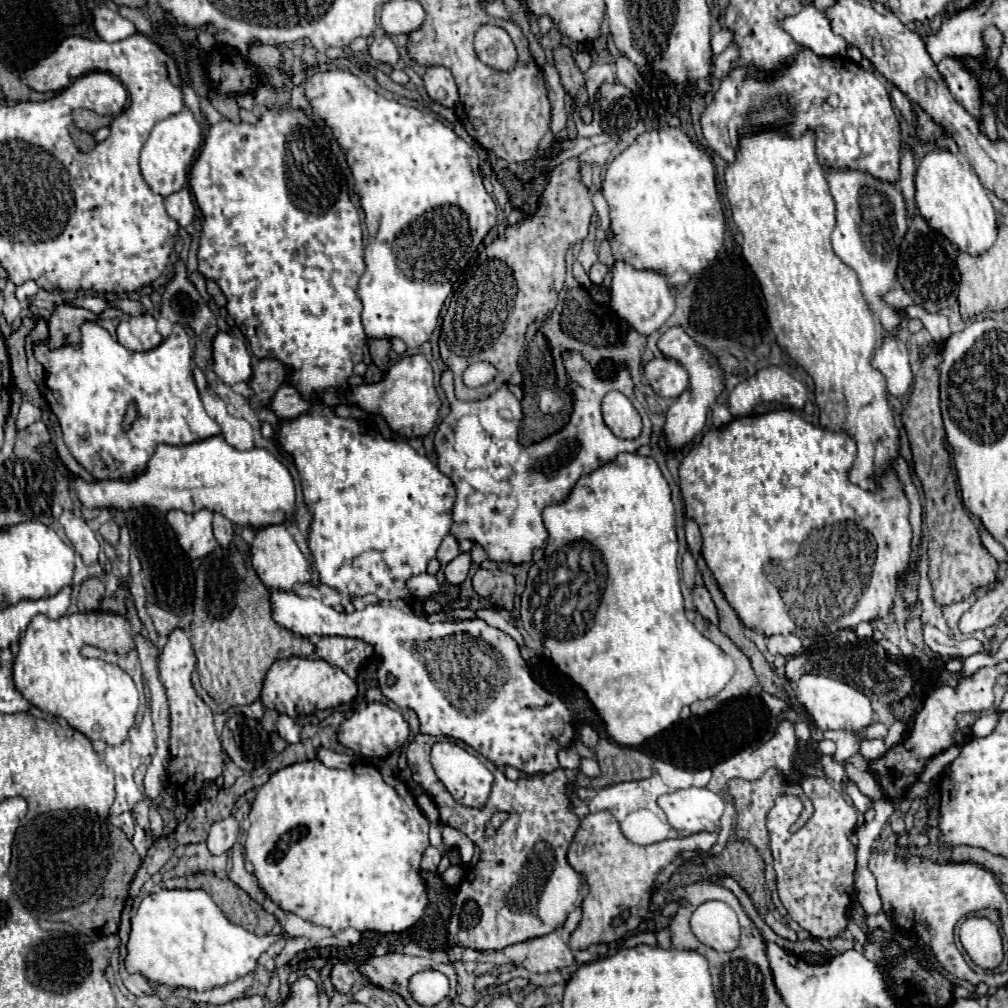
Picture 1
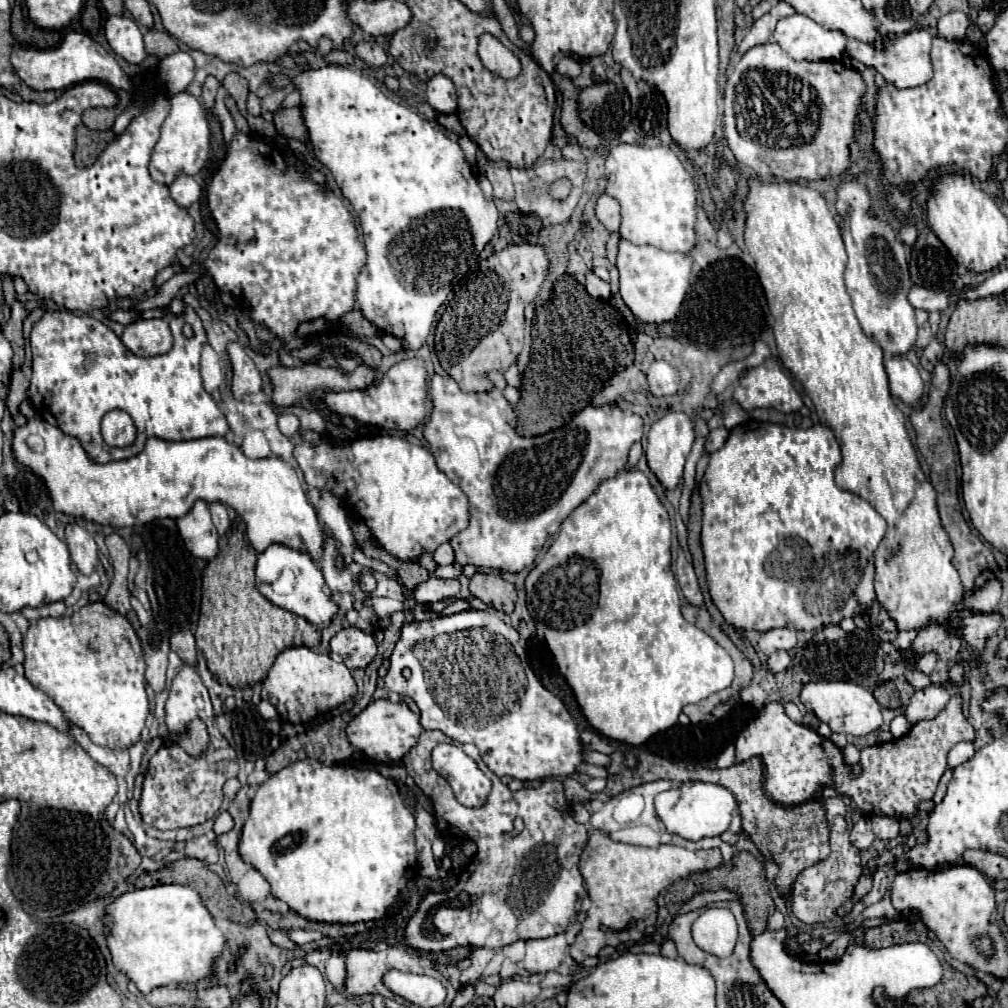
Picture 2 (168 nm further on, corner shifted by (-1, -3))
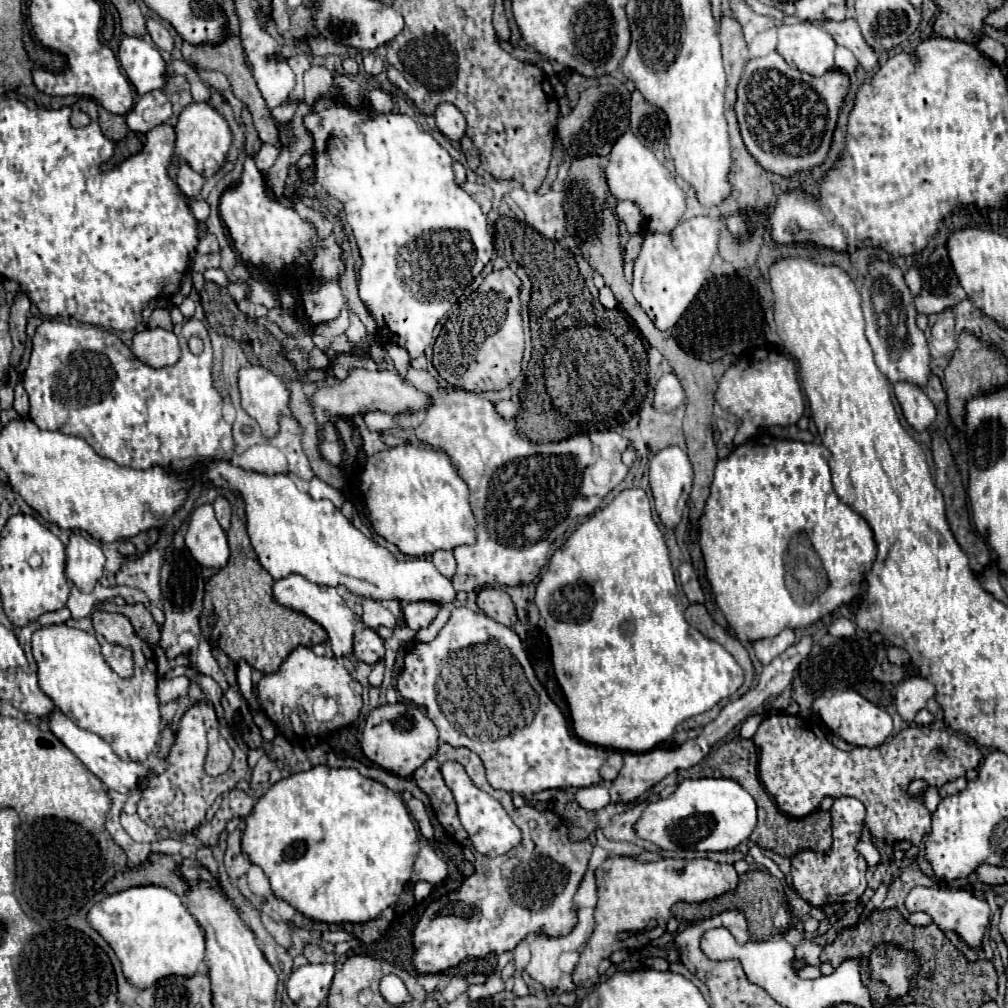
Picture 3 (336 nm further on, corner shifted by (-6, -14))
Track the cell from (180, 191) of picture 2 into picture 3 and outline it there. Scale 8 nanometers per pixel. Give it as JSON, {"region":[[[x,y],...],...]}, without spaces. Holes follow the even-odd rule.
{"region":[[[182,164],[178,170],[178,176],[176,176],[176,184],[186,198],[196,198],[202,190],[204,178],[200,174],[196,174],[194,170],[190,170],[186,164]]]}

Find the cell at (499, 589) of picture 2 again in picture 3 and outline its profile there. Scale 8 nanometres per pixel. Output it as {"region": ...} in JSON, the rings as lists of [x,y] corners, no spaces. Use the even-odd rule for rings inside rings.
{"region":[[[482,588],[478,592],[478,608],[490,616],[492,620],[504,624],[504,626],[514,626],[518,622],[516,618],[516,608],[512,598],[498,588]]]}

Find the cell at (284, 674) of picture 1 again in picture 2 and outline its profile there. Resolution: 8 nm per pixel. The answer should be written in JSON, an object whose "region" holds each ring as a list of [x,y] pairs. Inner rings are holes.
{"region":[[[289,647],[277,655],[269,675],[263,681],[261,697],[267,699],[285,723],[303,723],[313,719],[319,711],[329,711],[357,695],[357,683],[339,659],[327,653],[315,653],[309,647]]]}

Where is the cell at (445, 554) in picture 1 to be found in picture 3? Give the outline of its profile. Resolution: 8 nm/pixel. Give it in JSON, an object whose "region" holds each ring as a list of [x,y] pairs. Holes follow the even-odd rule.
{"region":[[[438,550],[438,552],[432,554],[432,562],[438,568],[438,572],[444,574],[446,578],[452,578],[454,576],[454,572],[456,572],[456,560],[454,560],[454,554],[452,552]]]}

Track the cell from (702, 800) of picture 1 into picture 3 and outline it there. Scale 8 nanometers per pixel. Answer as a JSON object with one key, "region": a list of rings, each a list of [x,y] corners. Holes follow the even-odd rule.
{"region":[[[700,778],[684,780],[670,798],[648,804],[636,824],[636,832],[662,850],[722,852],[734,850],[740,842],[748,840],[754,826],[756,802],[738,782],[728,778]]]}

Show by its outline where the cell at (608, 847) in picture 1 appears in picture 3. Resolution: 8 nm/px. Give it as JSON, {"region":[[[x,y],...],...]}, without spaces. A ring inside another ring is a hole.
{"region":[[[608,856],[594,872],[596,876],[596,888],[598,888],[598,906],[596,906],[596,928],[592,934],[592,940],[588,942],[588,948],[580,952],[580,962],[572,974],[574,984],[580,988],[592,988],[598,984],[598,964],[600,960],[608,958],[604,954],[612,954],[616,950],[628,950],[628,948],[640,948],[646,946],[650,940],[658,938],[666,930],[666,922],[670,918],[672,904],[686,900],[686,902],[702,902],[716,896],[722,896],[724,892],[736,888],[738,874],[732,864],[718,864],[712,860],[682,860],[682,858],[662,858],[656,862],[642,862],[638,858],[630,856]]]}

